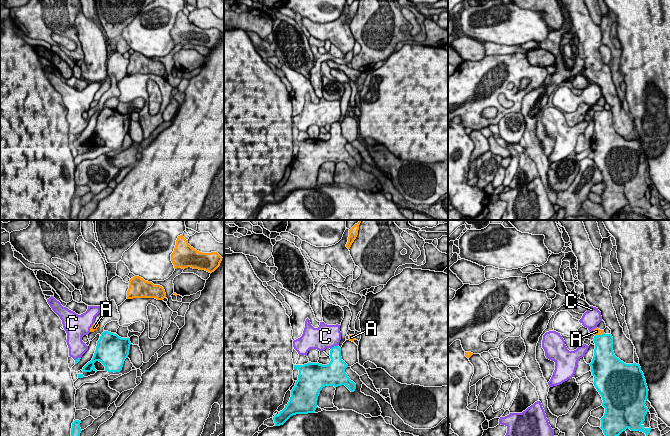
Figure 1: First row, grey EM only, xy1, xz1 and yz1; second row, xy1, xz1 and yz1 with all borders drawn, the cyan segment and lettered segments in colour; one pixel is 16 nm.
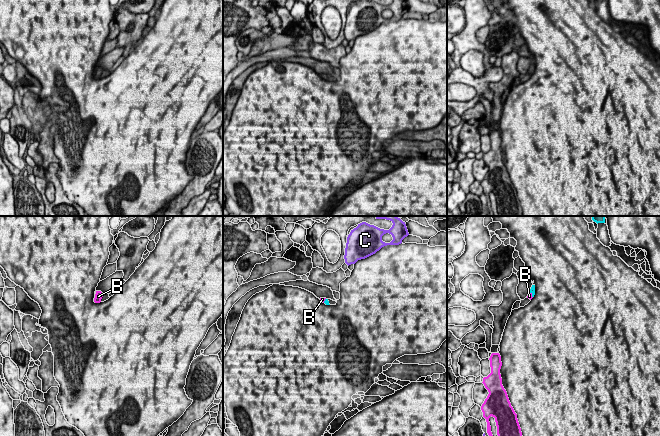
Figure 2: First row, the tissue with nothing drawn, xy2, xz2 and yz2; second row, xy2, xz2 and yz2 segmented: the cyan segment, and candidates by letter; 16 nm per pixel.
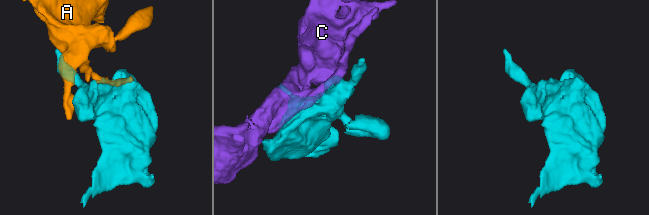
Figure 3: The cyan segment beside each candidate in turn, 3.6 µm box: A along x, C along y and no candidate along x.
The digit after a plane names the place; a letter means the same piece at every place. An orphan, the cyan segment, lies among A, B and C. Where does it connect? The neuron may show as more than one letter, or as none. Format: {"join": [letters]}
{"join": ["B"]}

